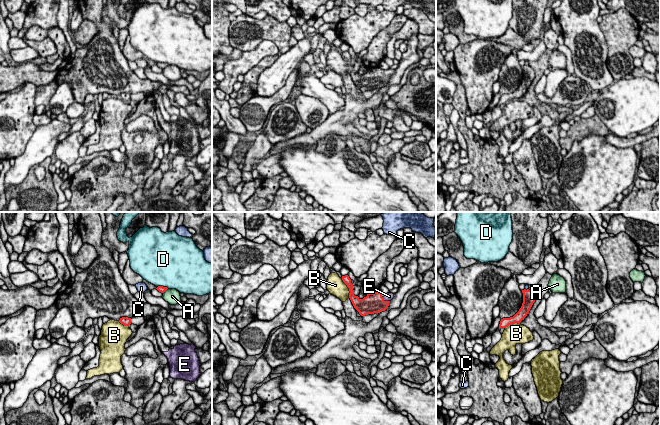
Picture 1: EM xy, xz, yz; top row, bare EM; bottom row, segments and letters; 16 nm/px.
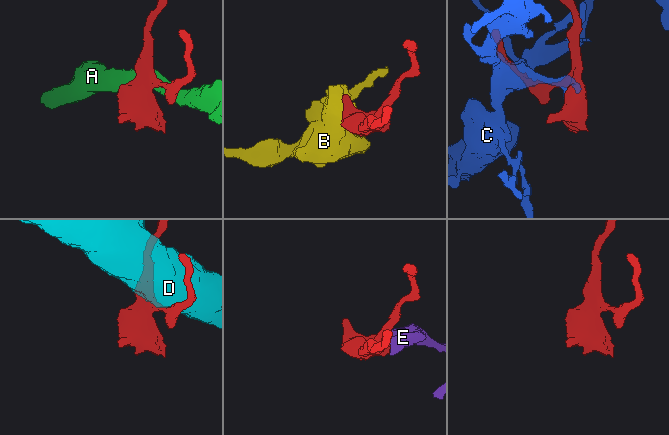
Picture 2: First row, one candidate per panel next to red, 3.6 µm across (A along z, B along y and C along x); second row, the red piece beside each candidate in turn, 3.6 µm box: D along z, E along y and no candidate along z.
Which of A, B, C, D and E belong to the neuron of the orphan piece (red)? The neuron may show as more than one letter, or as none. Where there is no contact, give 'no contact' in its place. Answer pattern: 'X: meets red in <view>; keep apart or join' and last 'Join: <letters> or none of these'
A: meets red in xy; keep apart
B: meets red in xz; keep apart
C: meets red in yz; keep apart
D: meets red in xy; keep apart
E: meets red in xz; join
Join: E

